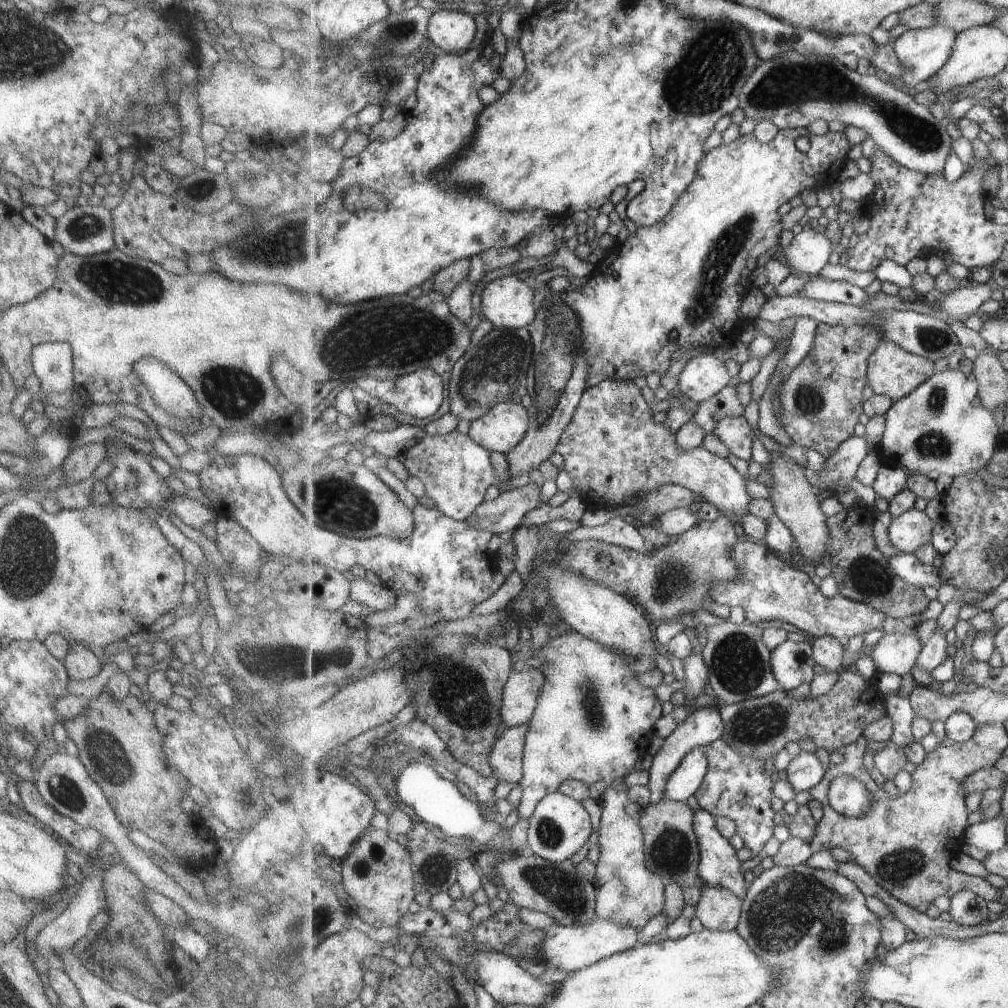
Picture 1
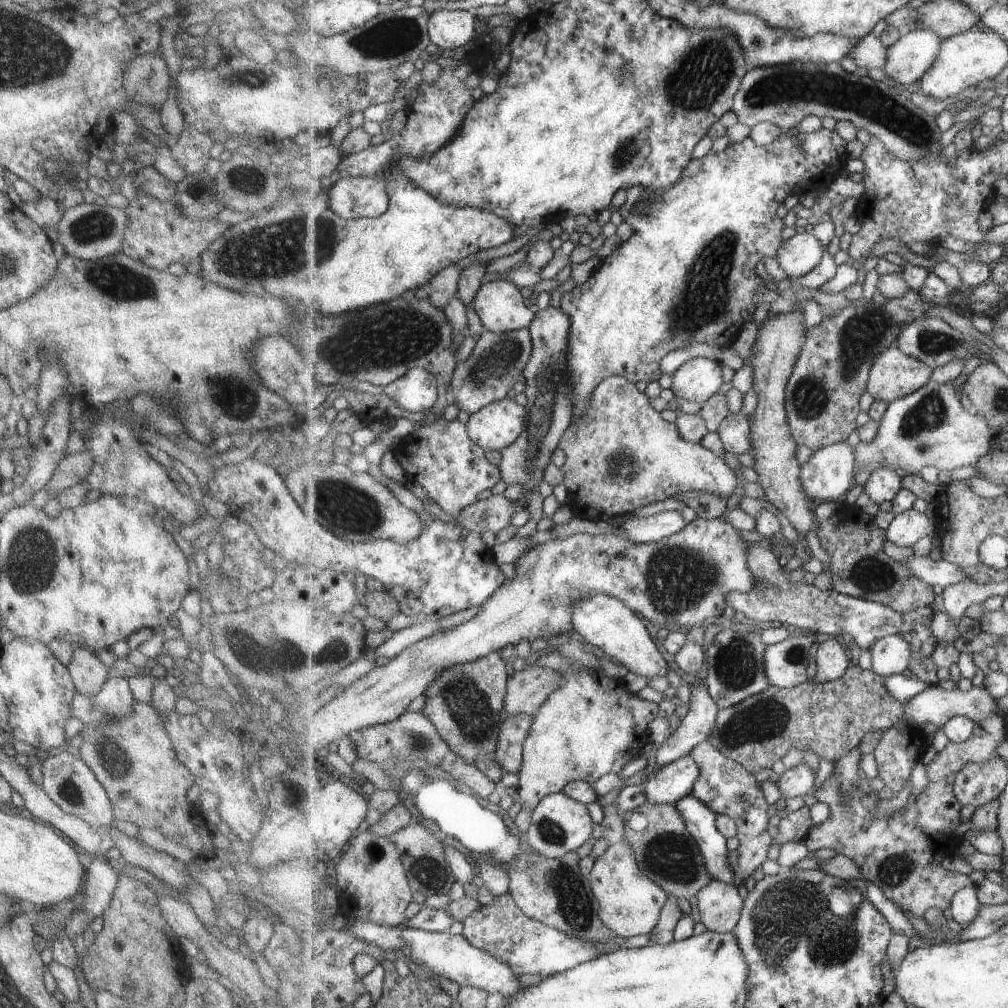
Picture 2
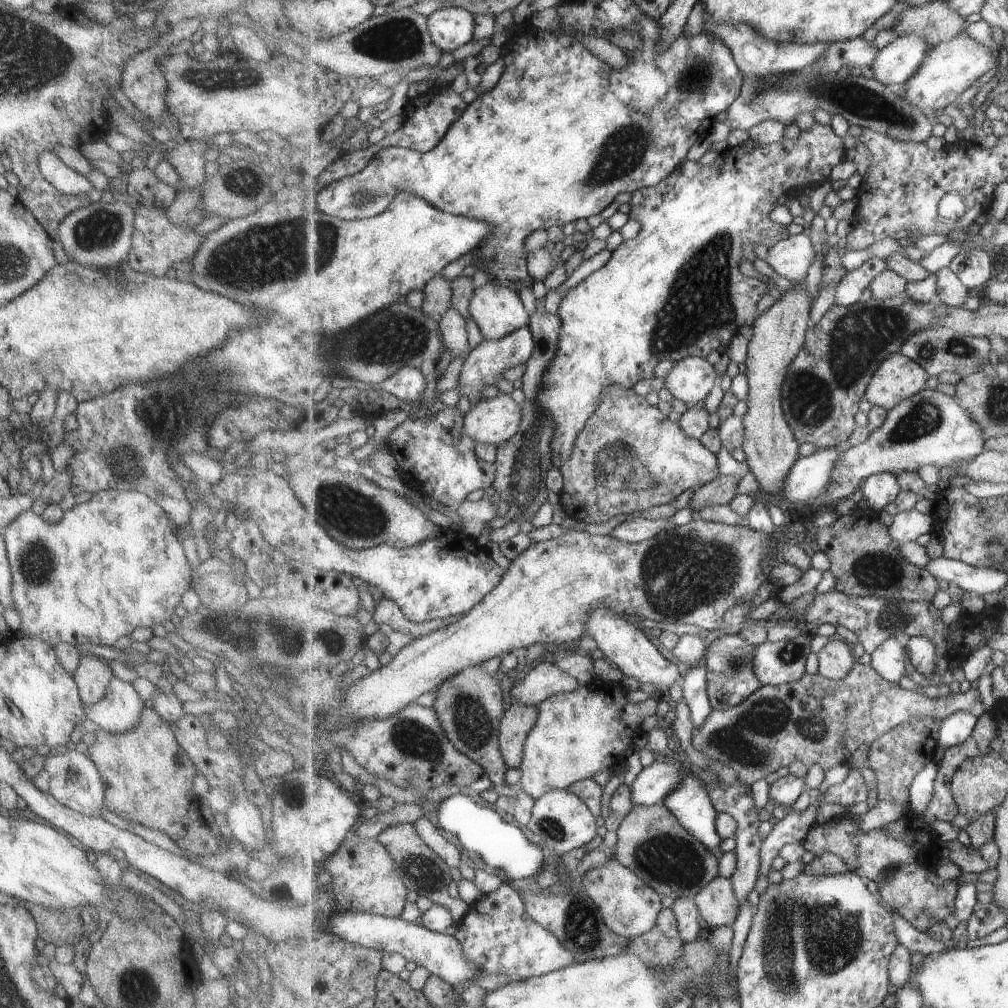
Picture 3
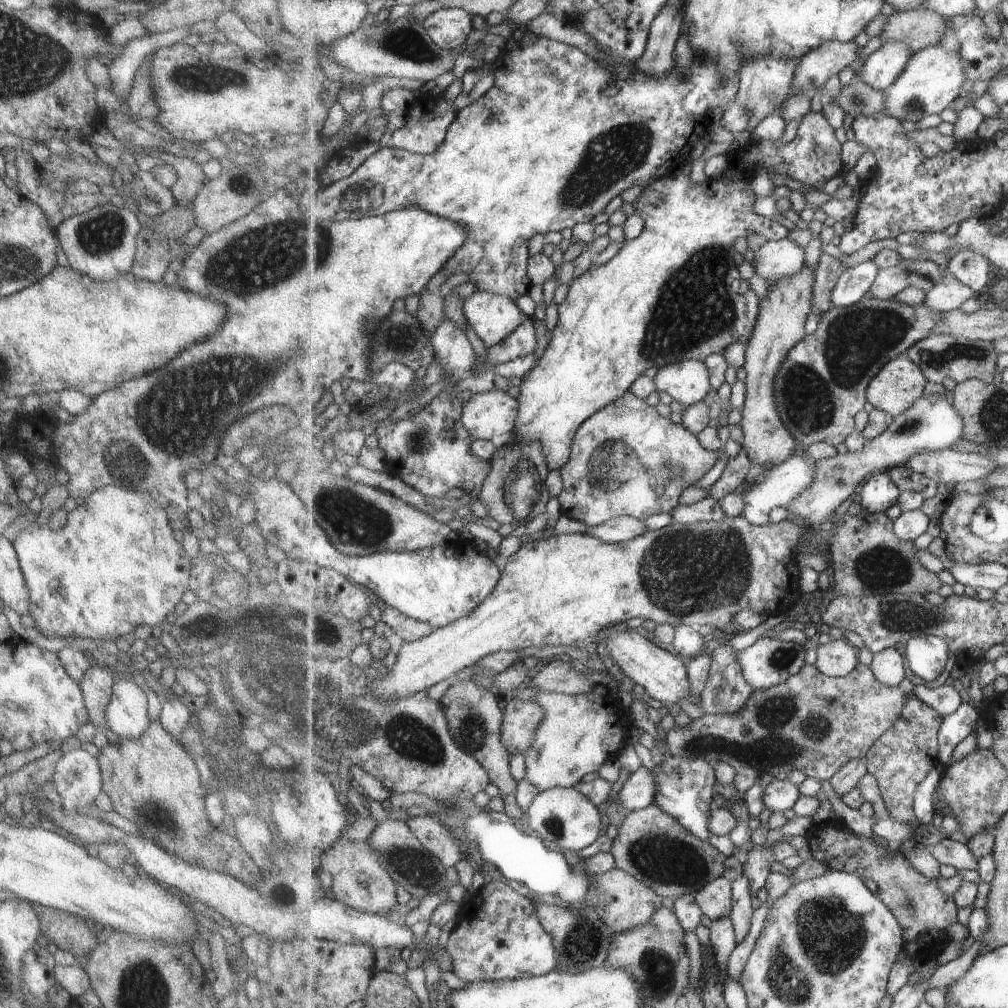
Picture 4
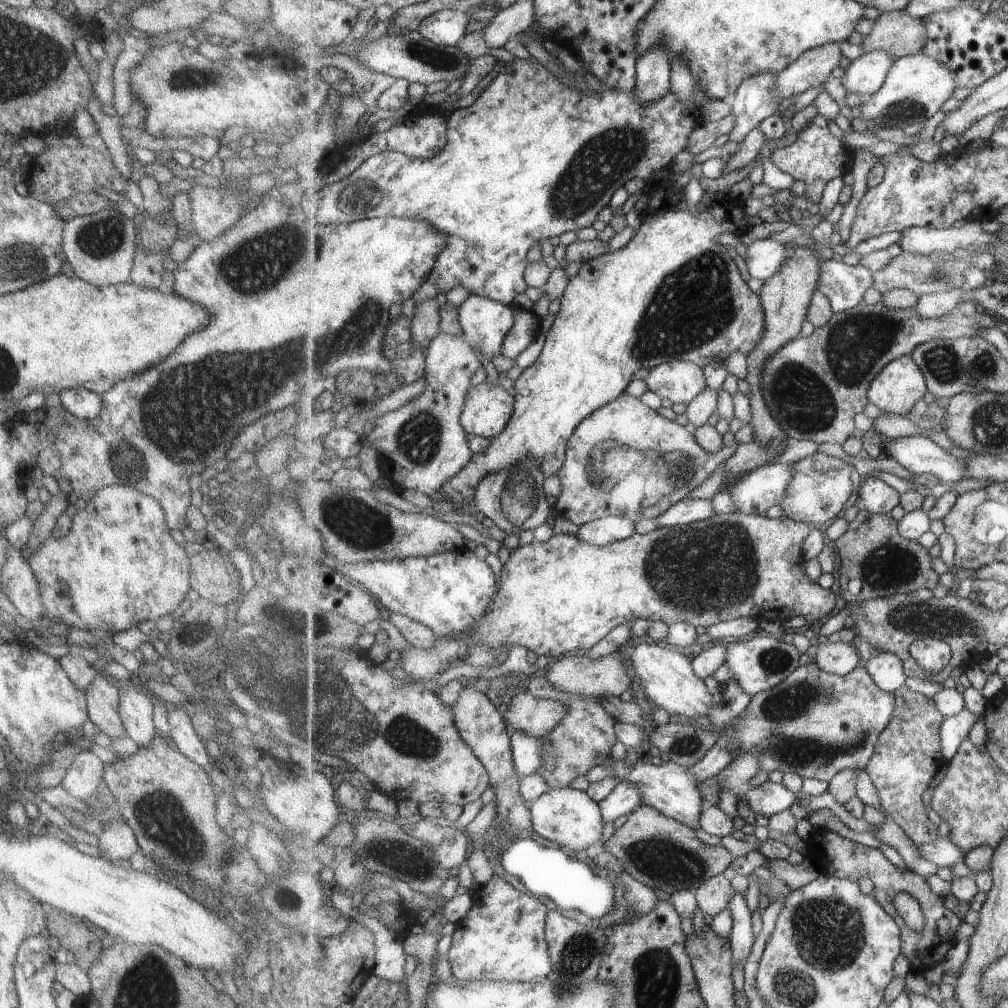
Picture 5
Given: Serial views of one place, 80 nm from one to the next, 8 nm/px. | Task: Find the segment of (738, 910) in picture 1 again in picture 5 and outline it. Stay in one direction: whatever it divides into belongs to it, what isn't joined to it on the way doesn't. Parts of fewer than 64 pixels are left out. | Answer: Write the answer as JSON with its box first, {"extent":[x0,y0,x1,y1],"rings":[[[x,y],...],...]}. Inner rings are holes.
{"extent":[696,873,736,914],"rings":[[[721,873],[696,888],[696,899],[704,914],[719,914],[729,907],[736,893],[727,876]]]}

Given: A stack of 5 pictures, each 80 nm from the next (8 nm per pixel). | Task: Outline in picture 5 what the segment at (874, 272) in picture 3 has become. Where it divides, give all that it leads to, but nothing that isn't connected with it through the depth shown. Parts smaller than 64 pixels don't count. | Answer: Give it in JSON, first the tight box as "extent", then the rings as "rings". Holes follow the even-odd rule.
{"extent":[818,260,874,313],"rings":[[[826,260],[820,264],[820,285],[818,289],[829,298],[835,313],[844,313],[855,308],[869,288],[874,287],[874,272],[861,264],[849,265],[840,260]]]}

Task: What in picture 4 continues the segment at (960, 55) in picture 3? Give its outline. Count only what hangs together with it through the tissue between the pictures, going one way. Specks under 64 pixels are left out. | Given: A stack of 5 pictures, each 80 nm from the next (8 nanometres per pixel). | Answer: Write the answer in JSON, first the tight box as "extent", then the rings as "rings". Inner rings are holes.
{"extent":[884,46,966,127],"rings":[[[937,46],[921,49],[910,58],[899,78],[884,90],[884,109],[902,127],[909,127],[929,114],[941,114],[966,88],[966,66],[958,55],[949,56]]]}

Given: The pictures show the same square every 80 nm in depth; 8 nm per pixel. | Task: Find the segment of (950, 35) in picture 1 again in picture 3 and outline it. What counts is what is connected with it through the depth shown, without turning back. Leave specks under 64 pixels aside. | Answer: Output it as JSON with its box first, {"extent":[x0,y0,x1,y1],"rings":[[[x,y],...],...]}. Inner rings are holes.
{"extent":[871,35,933,85],"rings":[[[919,35],[897,37],[881,48],[871,66],[874,76],[884,85],[900,84],[914,77],[929,58],[933,46]]]}

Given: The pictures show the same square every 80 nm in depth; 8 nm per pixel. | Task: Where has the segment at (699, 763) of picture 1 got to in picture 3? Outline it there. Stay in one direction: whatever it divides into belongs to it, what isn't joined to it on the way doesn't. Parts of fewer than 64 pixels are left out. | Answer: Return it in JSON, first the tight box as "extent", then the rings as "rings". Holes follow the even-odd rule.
{"extent":[631,762,683,806],"rings":[[[653,762],[636,776],[631,785],[632,806],[663,804],[669,794],[683,782],[682,764],[660,764]]]}

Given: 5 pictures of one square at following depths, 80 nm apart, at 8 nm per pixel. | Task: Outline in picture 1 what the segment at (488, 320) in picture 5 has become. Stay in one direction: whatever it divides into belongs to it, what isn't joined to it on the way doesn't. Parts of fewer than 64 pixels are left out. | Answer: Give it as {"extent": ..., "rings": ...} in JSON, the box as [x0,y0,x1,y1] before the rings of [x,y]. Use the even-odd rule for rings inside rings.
{"extent":[480,275,537,329],"rings":[[[517,275],[494,279],[485,286],[480,296],[484,319],[489,320],[497,329],[527,329],[537,318],[537,310],[533,302],[533,298],[536,298],[535,294],[537,295],[536,291],[529,288]]]}

